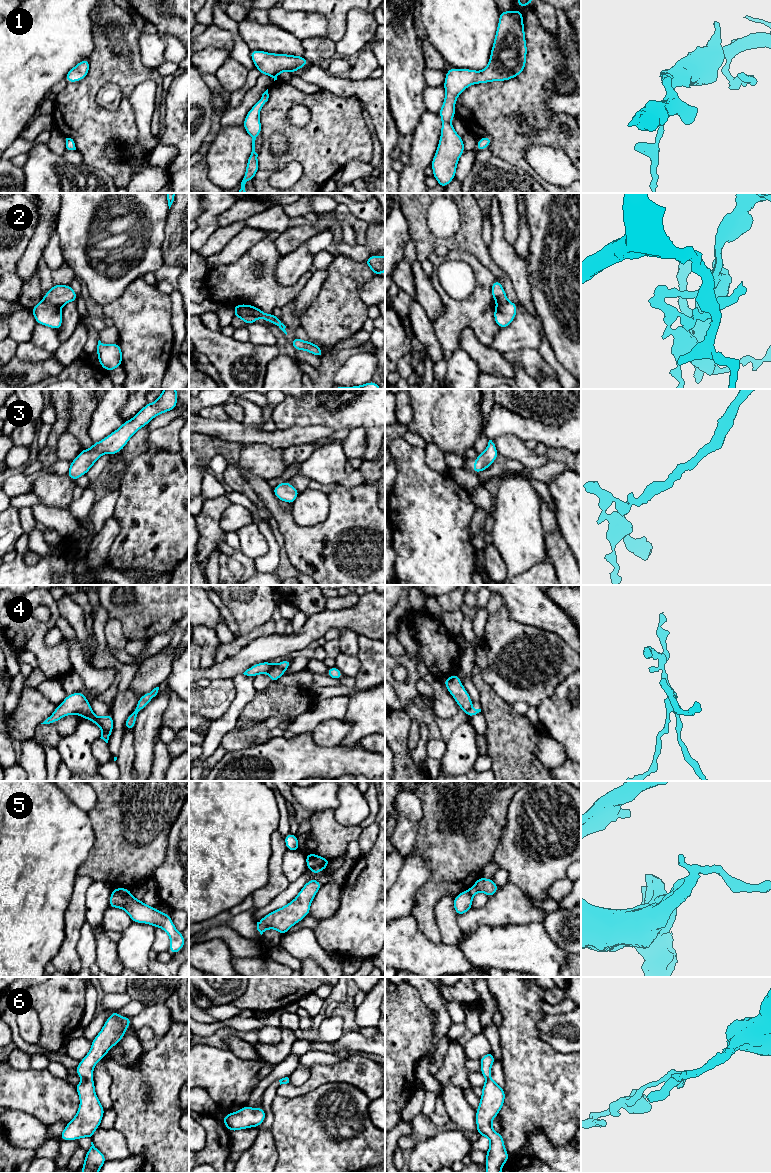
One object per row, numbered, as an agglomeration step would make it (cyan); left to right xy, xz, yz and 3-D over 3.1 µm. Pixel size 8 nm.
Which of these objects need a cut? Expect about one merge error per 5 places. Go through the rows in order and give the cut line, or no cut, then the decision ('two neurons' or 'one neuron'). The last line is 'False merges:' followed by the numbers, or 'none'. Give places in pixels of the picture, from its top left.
1: cut none; one neuron
2: cut xy (42, 299), (57, 304), (60, 307); two neurons
3: cut none; one neuron
4: cut xy (96, 717), (100, 726), (109, 735); two neurons
5: cut xy (112, 889), (123, 893), (129, 892); two neurons
6: cut none; one neuron
False merges: 2, 4, 5

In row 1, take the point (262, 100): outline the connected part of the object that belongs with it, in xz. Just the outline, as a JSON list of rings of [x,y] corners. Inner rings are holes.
[[[267,89],[262,94],[260,100],[250,109],[250,111],[247,113],[245,117],[243,127],[252,138],[252,152],[247,161],[246,172],[241,182],[241,189],[236,193],[247,193],[245,184],[247,181],[253,180],[258,171],[259,164],[257,159],[258,154],[255,152],[255,140],[256,140],[256,137],[259,134],[261,134],[261,131],[262,131],[259,113],[262,107],[268,101],[268,98],[269,98],[269,94]]]

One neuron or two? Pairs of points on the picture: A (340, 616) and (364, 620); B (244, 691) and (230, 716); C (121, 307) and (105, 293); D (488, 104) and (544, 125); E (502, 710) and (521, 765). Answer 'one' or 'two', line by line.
A: one
B: one
C: two
D: one
E: one

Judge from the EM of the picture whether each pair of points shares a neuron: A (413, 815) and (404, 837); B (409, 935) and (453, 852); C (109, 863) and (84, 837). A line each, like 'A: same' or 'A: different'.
A: same
B: different
C: different

